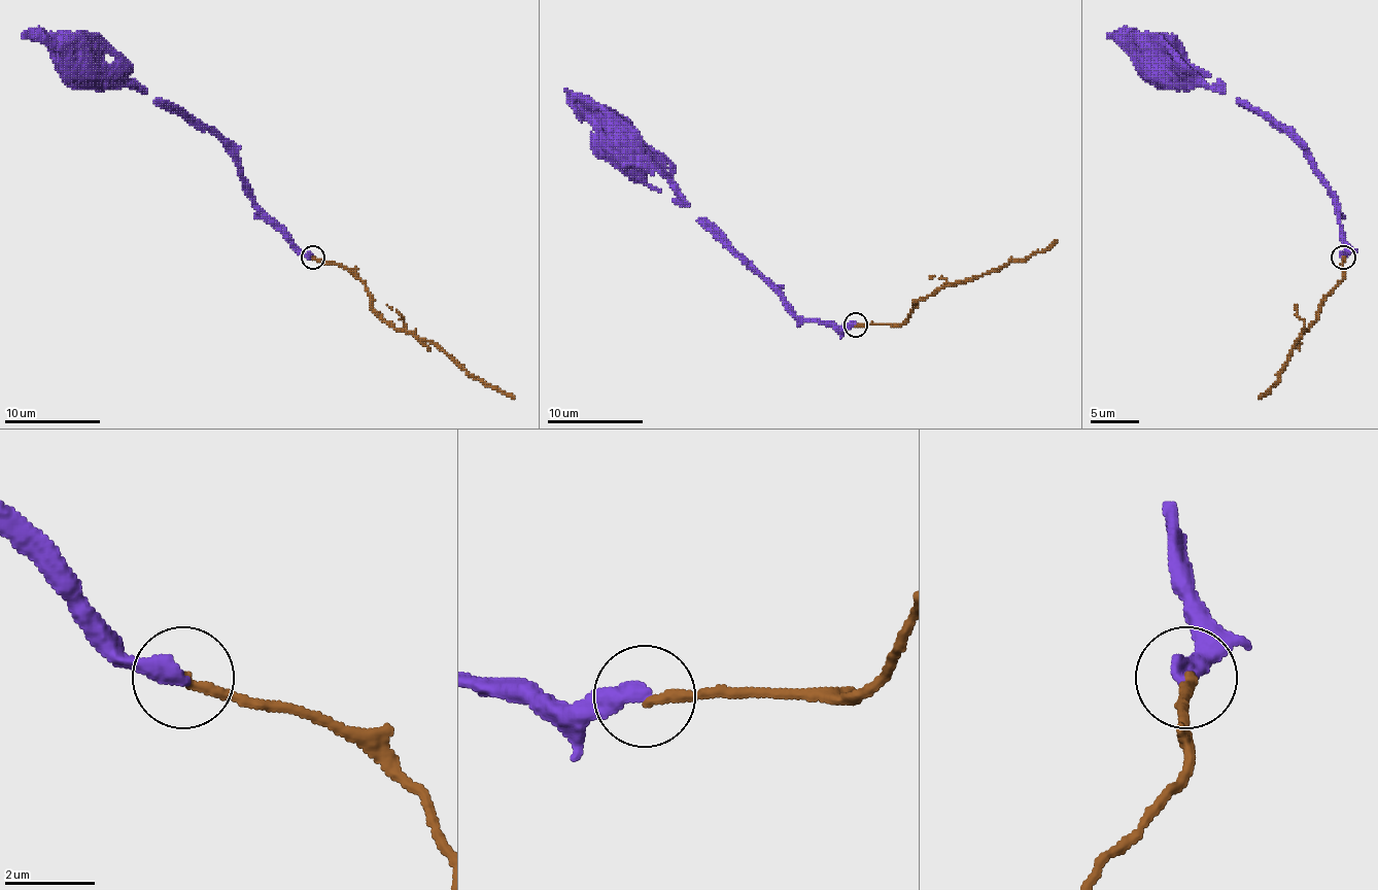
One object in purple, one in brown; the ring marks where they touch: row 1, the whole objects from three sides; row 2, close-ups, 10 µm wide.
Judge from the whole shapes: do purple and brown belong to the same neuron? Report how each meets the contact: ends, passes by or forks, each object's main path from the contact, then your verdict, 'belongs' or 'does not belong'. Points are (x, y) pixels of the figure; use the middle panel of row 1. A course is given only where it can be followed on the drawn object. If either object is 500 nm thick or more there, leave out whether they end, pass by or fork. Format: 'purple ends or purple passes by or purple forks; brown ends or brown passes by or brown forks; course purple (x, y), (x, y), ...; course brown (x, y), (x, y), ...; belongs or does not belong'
purple ends; brown ends; course purple (855, 323), (842, 327), (802, 321), (754, 269), (739, 259), (699, 218), (651, 158), (624, 137); course brown (855, 327), (900, 323), (913, 305), (939, 287), (956, 285), (1047, 249), (1057, 240); does not belong

